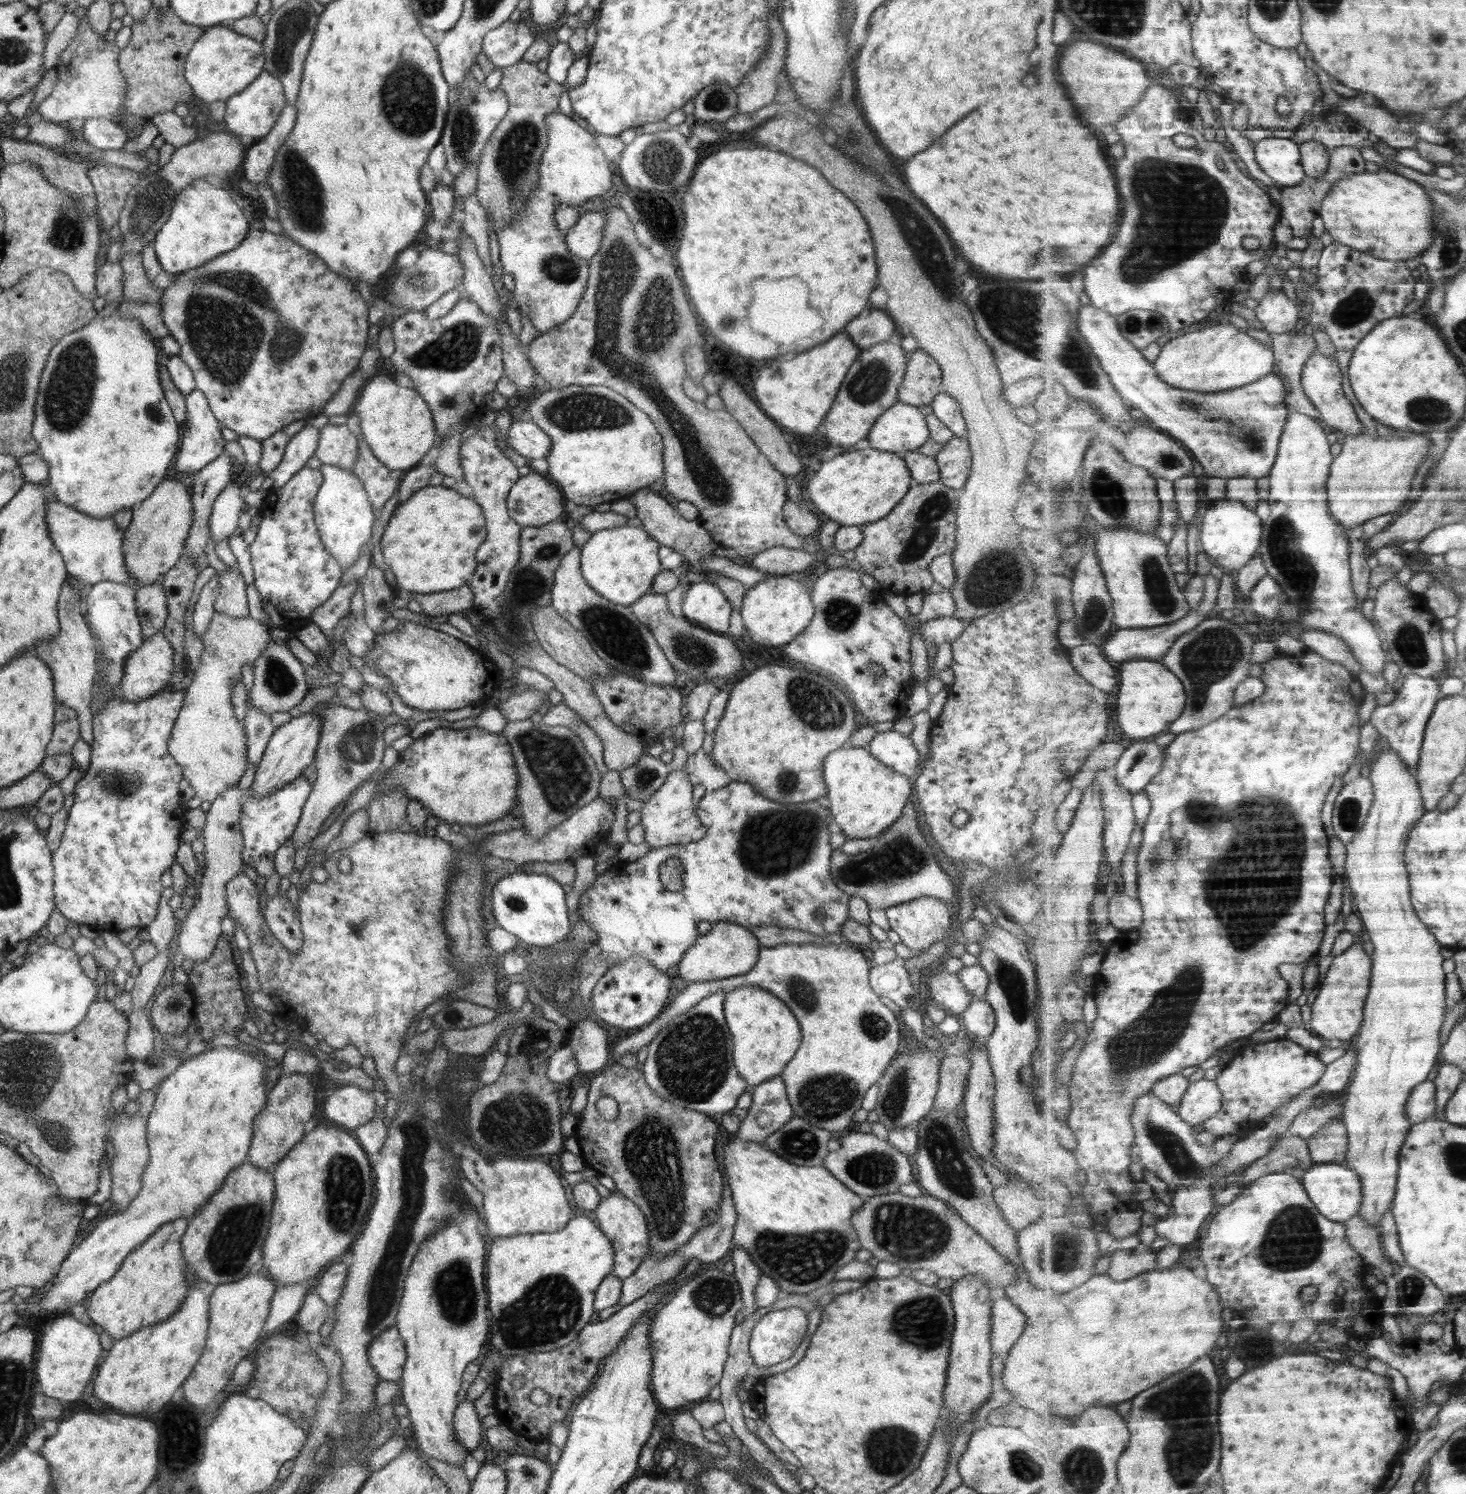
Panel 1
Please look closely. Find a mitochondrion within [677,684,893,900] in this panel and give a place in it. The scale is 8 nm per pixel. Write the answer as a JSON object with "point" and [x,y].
{"point":[773,842]}

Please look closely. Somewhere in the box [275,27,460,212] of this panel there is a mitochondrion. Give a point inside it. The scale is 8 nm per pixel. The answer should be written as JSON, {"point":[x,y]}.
{"point":[414,94]}

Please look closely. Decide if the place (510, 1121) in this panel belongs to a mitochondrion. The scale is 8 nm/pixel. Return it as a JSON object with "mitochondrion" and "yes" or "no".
{"mitochondrion":"yes"}

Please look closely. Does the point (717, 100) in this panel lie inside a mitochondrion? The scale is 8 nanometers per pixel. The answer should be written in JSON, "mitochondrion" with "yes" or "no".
{"mitochondrion":"yes"}

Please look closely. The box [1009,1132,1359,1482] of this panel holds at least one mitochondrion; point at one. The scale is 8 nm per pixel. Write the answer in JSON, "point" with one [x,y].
{"point":[1294,1240]}

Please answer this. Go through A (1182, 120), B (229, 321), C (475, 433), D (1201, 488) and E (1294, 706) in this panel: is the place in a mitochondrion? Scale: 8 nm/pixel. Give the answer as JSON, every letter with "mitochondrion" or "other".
{"A":"mitochondrion","B":"mitochondrion","C":"other","D":"other","E":"other"}

